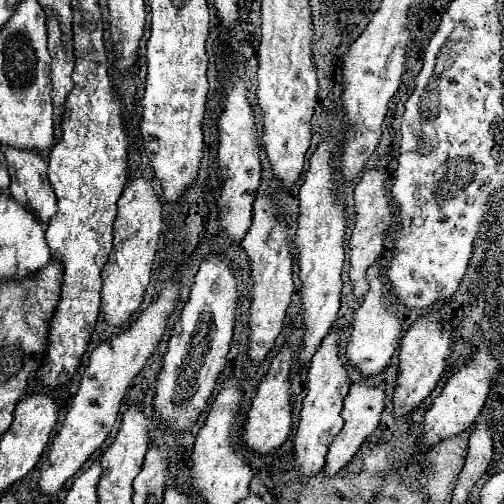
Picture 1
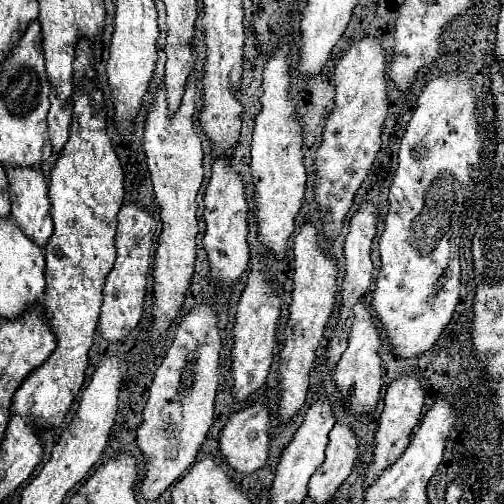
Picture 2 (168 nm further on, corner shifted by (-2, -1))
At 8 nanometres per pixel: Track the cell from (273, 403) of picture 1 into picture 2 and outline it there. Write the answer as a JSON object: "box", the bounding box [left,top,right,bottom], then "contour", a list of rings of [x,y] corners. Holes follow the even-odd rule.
{"box":[219,404,269,474],"contour":[[[255,404],[249,406],[241,412],[235,412],[229,416],[227,424],[219,432],[219,450],[223,454],[223,460],[237,472],[241,474],[251,474],[257,472],[265,462],[269,454],[269,408],[265,404]]]}

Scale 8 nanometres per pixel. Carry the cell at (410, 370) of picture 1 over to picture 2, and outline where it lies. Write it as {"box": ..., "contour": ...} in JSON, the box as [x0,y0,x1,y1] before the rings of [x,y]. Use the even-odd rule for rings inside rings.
{"box":[363,374,425,488],"contour":[[[411,374],[399,376],[399,380],[387,388],[385,406],[383,406],[383,412],[379,416],[379,424],[377,424],[377,432],[375,432],[375,454],[373,454],[375,458],[373,458],[373,462],[365,474],[365,480],[363,480],[365,488],[373,486],[377,480],[377,474],[381,474],[389,464],[393,464],[393,460],[397,460],[401,456],[401,452],[405,452],[405,448],[409,446],[411,432],[421,420],[423,400],[425,400],[423,382],[419,382]]]}

